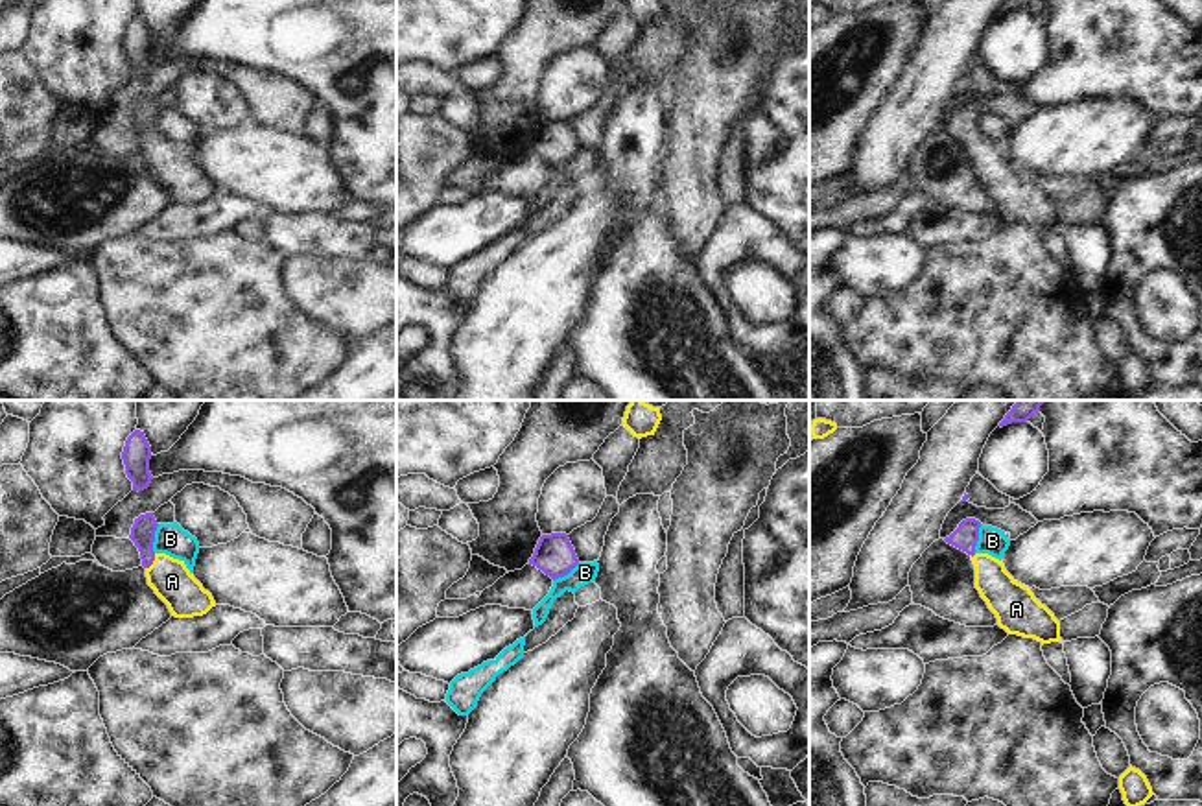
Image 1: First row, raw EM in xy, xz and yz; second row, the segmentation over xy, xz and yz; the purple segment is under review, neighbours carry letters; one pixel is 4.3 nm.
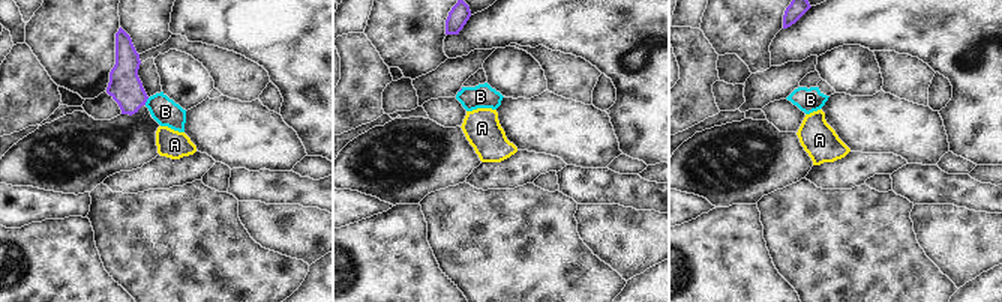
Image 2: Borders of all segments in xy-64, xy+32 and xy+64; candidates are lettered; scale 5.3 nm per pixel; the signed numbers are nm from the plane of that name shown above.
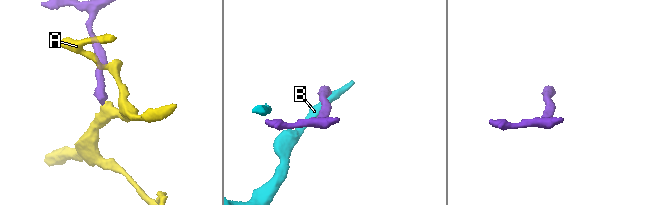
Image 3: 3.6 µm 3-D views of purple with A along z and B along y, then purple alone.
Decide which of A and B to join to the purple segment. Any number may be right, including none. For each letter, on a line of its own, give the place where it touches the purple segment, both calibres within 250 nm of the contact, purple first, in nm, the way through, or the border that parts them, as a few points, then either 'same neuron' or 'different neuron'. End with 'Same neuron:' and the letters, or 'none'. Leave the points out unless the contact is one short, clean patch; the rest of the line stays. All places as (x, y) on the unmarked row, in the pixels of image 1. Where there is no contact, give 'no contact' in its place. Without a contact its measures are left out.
A: contact xy (153, 146); calibres 110 and 180 nm; way xy (142, 120), (146, 139), (153, 146), (172, 168); same neuron
B: contact xy (153, 126); calibres 110 and 140 nm; border xy (159, 111), (153, 122), (153, 139); different neuron
Same neuron: A

